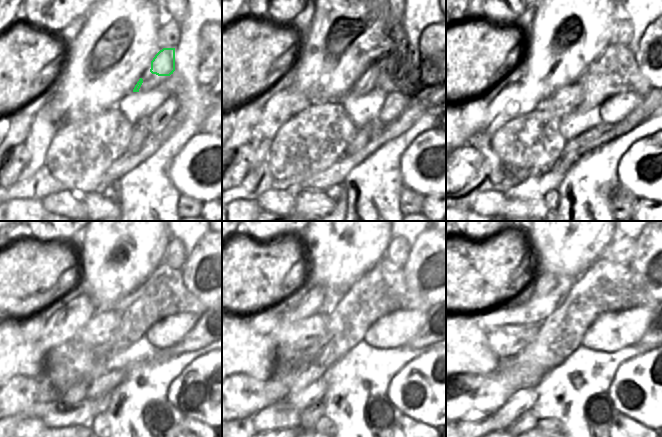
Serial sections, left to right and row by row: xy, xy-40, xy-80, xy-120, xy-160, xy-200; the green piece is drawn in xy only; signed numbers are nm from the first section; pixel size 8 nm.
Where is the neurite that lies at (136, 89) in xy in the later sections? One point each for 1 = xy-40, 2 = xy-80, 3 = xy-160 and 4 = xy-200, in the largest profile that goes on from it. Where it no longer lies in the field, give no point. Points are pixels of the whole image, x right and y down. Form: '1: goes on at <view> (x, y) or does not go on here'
1: goes on at xy-40 (357, 89)
2: goes on at xy-80 (566, 99)
3: goes on at xy-160 (304, 340)
4: goes on at xy-200 (524, 340)

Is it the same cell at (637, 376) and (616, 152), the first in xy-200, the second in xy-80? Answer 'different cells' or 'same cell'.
different cells

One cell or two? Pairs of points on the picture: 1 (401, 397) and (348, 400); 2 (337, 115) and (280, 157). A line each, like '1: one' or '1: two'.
1: two
2: one

